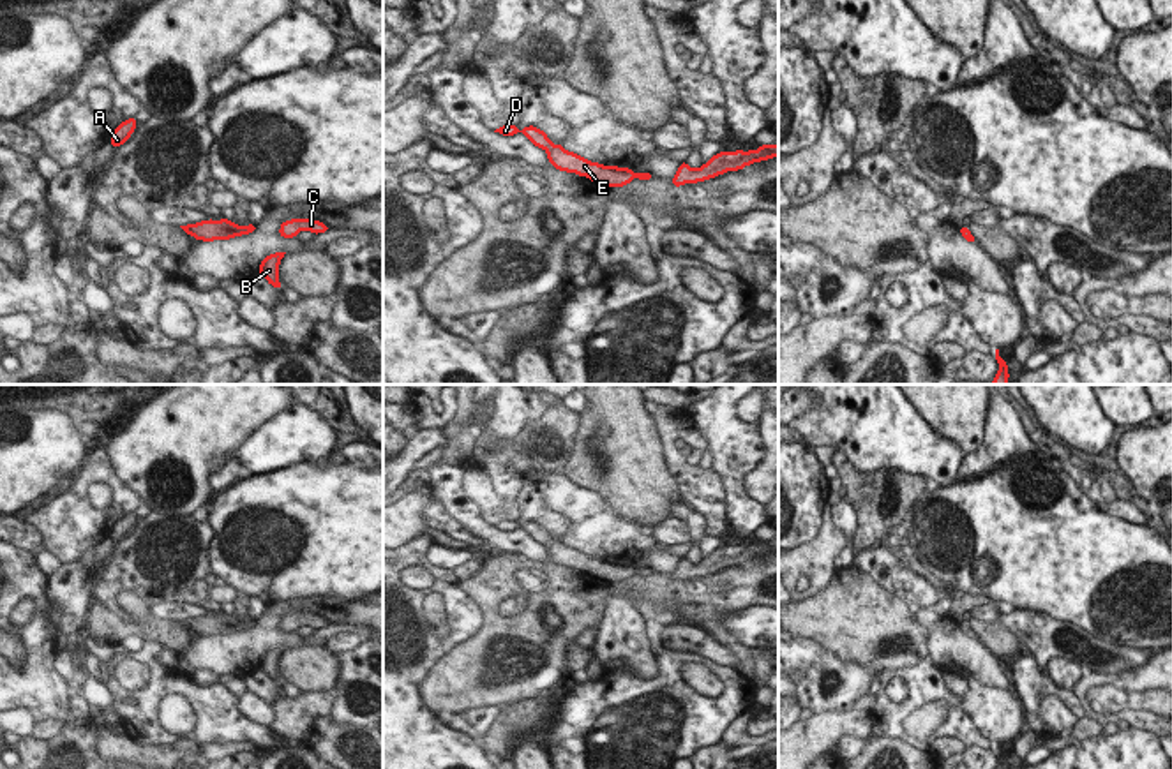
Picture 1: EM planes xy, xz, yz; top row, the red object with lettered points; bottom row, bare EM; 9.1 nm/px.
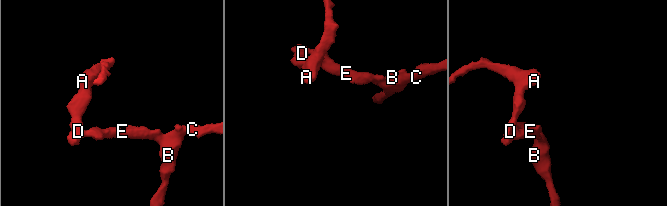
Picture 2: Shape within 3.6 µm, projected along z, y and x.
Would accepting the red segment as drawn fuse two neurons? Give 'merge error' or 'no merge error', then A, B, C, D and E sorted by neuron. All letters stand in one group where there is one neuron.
no merge error; A B C D E

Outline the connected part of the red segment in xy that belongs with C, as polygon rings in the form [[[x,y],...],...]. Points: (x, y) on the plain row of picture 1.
[[[291,614],[284,616],[279,623],[279,630],[286,635],[297,631],[300,626],[311,626],[314,630],[327,628],[330,623],[316,614]]]

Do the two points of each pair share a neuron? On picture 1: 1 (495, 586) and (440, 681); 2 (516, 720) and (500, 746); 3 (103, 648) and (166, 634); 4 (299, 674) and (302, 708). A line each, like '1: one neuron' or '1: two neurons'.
1: one neuron
2: one neuron
3: two neurons
4: two neurons

